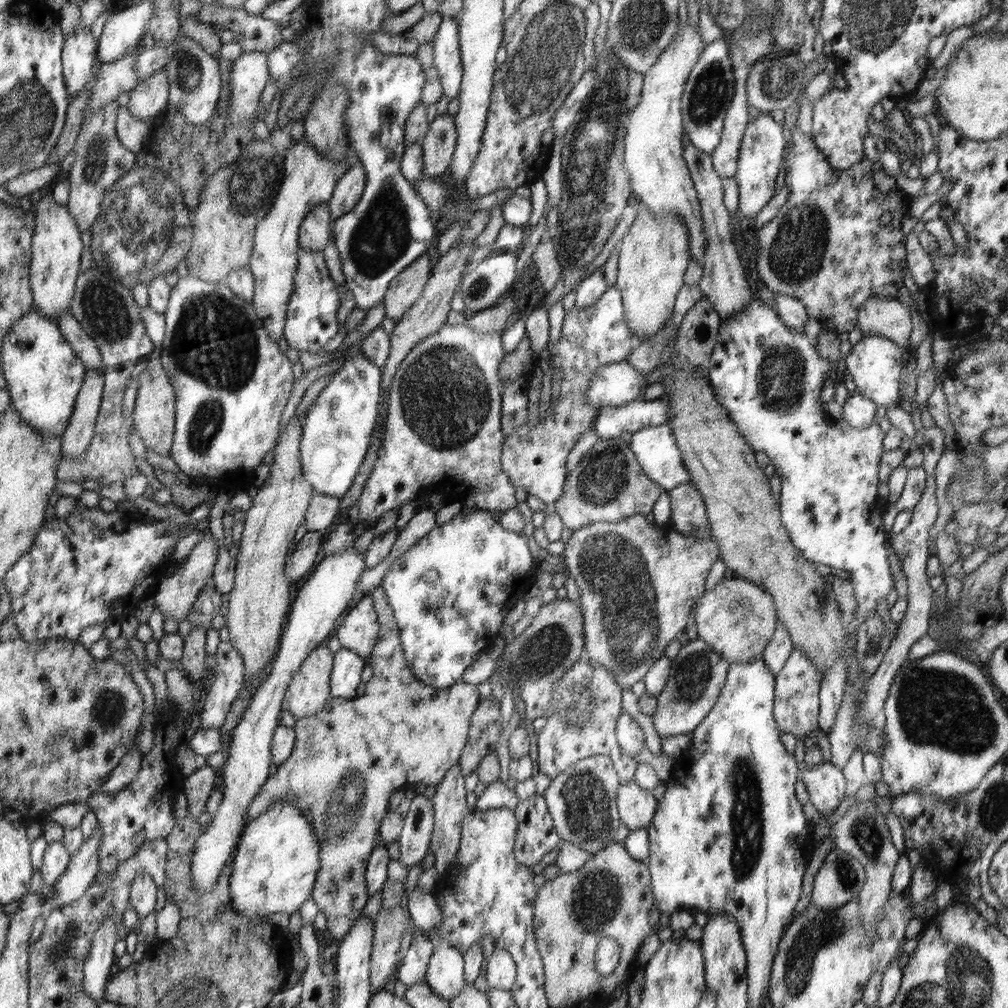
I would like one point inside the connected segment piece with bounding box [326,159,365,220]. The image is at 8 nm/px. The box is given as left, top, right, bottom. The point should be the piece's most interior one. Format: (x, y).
(349, 189)

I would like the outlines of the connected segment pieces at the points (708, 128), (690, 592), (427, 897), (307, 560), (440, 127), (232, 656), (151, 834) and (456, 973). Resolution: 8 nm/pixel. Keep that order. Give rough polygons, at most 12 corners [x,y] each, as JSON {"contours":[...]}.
{"contours":[[[729,41],[705,46],[681,95],[686,134],[708,154],[735,90]],[[646,515],[574,531],[586,658],[631,688],[721,558]],[[418,886],[406,908],[415,928],[440,929],[435,896]],[[308,531],[295,544],[285,568],[290,580],[312,572],[322,542]],[[437,115],[422,137],[424,175],[453,164],[457,121]],[[220,641],[200,729],[222,729],[245,686],[244,658]],[[168,698],[140,771],[87,803],[100,824],[95,884],[176,826],[185,776],[180,705]],[[435,944],[425,981],[450,1001],[468,983],[463,953]]]}

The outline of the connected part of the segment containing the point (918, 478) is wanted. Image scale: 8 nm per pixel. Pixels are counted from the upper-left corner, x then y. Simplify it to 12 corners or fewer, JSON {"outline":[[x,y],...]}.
{"outline":[[910,468],[900,498],[888,503],[885,523],[891,531],[898,512],[914,510],[926,485],[926,472]]}

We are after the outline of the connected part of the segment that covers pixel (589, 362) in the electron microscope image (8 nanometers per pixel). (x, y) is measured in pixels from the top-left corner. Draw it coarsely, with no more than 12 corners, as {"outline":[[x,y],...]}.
{"outline":[[621,291],[570,308],[549,350],[560,396],[505,437],[514,485],[552,507],[569,452],[593,429],[598,367],[640,344]]}

